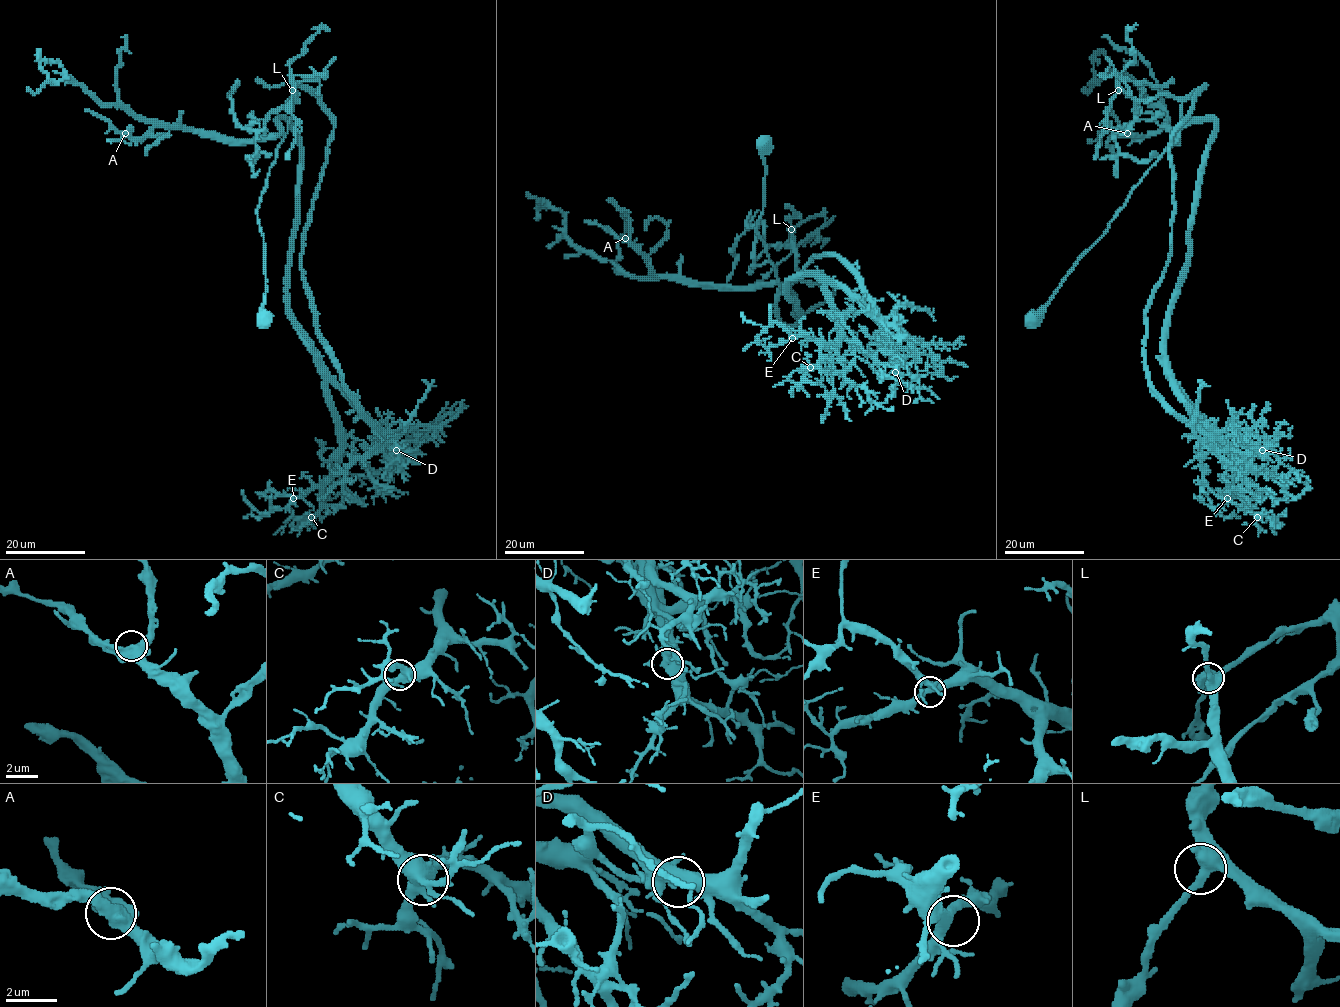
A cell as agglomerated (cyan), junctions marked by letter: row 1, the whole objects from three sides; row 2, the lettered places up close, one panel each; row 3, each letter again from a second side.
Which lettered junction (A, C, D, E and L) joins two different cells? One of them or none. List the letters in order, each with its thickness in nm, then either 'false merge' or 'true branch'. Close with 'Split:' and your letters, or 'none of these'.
A: calibre 440 nm; true branch
C: calibre 500 nm; true branch
D: calibre 500 nm; false merge
E: calibre 400 nm; true branch
L: calibre 420 nm; true branch
Split: D

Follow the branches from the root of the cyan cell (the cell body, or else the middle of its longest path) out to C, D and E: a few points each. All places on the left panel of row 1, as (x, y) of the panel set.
C: (263, 319), (257, 208), (306, 86), (333, 132), (303, 283), (389, 466), (380, 486), (346, 446), (311, 517)
D: (263, 319), (257, 208), (295, 88), (306, 86), (333, 132), (304, 240), (303, 283), (345, 391), (396, 449)
E: (263, 319), (257, 208), (306, 86), (333, 132), (303, 283), (389, 482), (346, 446), (293, 498)

